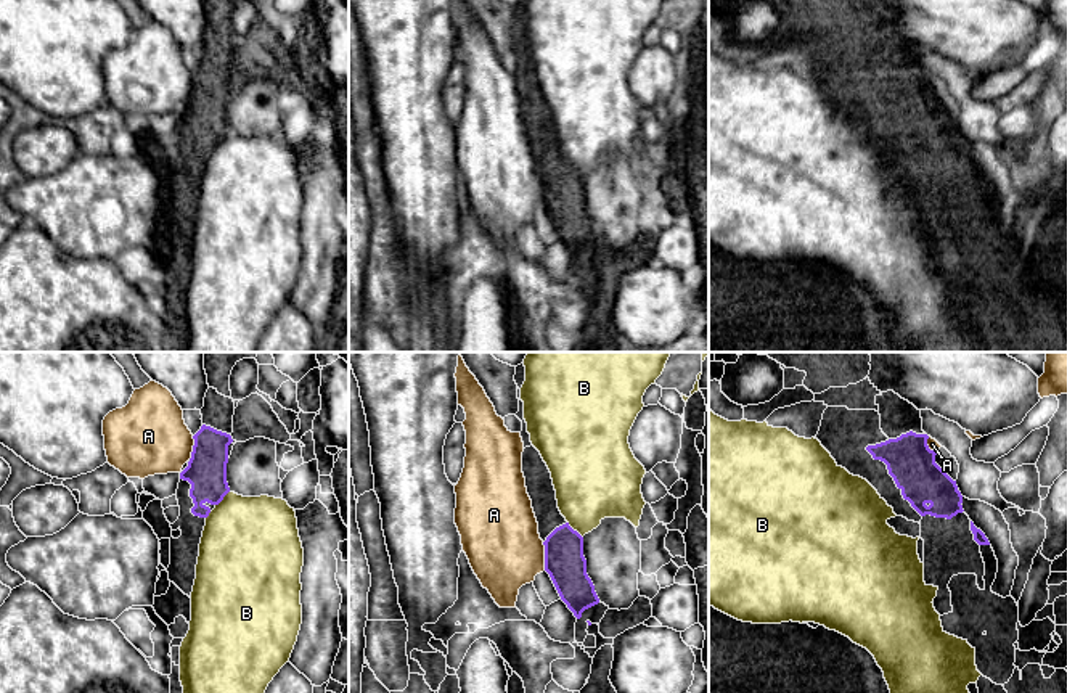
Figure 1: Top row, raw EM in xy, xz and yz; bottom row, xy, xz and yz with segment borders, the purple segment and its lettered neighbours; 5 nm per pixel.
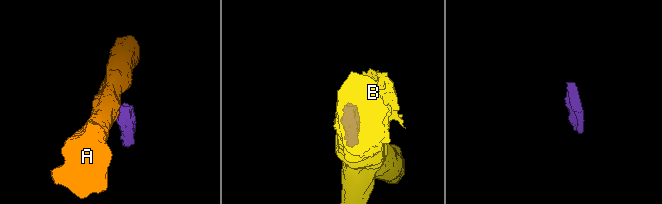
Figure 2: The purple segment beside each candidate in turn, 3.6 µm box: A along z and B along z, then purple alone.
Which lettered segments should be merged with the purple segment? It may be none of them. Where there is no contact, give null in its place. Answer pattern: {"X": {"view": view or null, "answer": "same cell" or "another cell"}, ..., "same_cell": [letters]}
{"A": {"view": "xz", "answer": "another cell"}, "B": {"view": "xz", "answer": "another cell"}, "same_cell": []}

